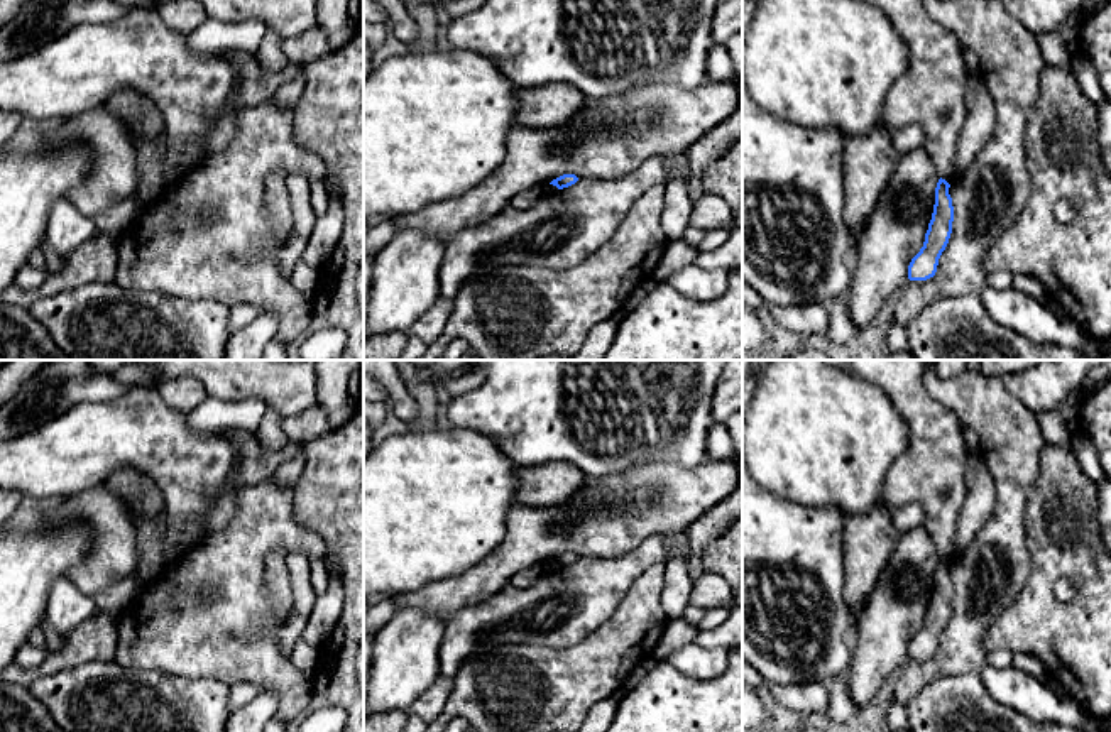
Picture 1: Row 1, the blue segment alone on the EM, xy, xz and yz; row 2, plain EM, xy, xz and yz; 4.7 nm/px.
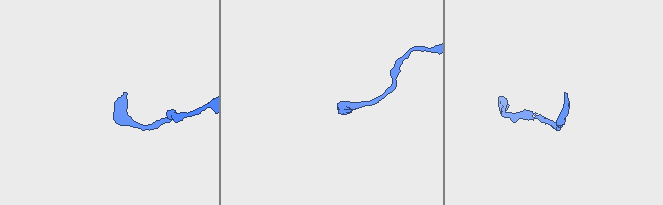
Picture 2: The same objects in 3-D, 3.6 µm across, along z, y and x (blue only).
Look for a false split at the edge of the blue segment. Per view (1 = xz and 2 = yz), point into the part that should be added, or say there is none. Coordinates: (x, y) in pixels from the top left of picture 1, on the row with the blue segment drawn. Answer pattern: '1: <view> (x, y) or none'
1: none
2: none

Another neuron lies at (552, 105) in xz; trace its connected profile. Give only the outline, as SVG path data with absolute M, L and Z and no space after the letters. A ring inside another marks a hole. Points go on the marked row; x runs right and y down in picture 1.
M565 83L519 88L516 98L517 125L524 128L560 127L572 120L587 101L578 88Z

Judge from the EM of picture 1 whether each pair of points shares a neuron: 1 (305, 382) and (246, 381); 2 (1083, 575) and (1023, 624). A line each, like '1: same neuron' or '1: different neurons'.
1: same neuron
2: same neuron

